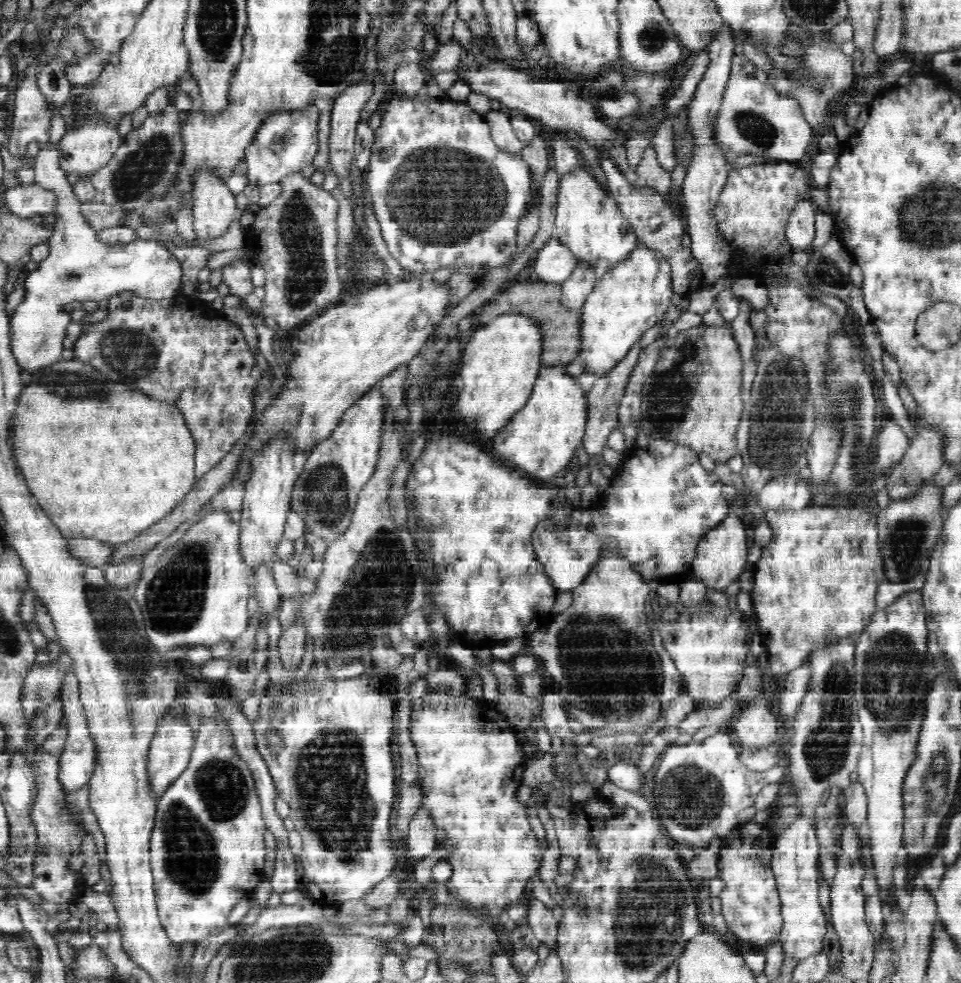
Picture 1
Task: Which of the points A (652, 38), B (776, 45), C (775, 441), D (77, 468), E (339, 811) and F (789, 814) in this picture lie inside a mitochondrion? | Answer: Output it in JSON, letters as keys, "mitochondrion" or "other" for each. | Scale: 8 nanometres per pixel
{"A":"mitochondrion","B":"other","C":"mitochondrion","D":"other","E":"mitochondrion","F":"other"}

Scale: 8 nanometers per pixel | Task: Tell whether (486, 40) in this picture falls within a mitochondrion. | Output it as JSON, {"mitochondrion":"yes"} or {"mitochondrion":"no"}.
{"mitochondrion":"no"}

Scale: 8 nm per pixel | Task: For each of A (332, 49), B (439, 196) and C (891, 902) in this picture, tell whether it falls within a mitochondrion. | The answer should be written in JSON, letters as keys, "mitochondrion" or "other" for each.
{"A":"mitochondrion","B":"mitochondrion","C":"other"}

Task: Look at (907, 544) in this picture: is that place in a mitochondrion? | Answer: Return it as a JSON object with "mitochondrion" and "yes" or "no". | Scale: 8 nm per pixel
{"mitochondrion":"yes"}

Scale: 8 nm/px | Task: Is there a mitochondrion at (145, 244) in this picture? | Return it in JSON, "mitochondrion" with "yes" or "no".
{"mitochondrion":"no"}

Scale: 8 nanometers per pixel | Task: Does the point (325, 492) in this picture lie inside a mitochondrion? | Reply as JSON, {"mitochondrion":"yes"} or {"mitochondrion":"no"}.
{"mitochondrion":"yes"}

